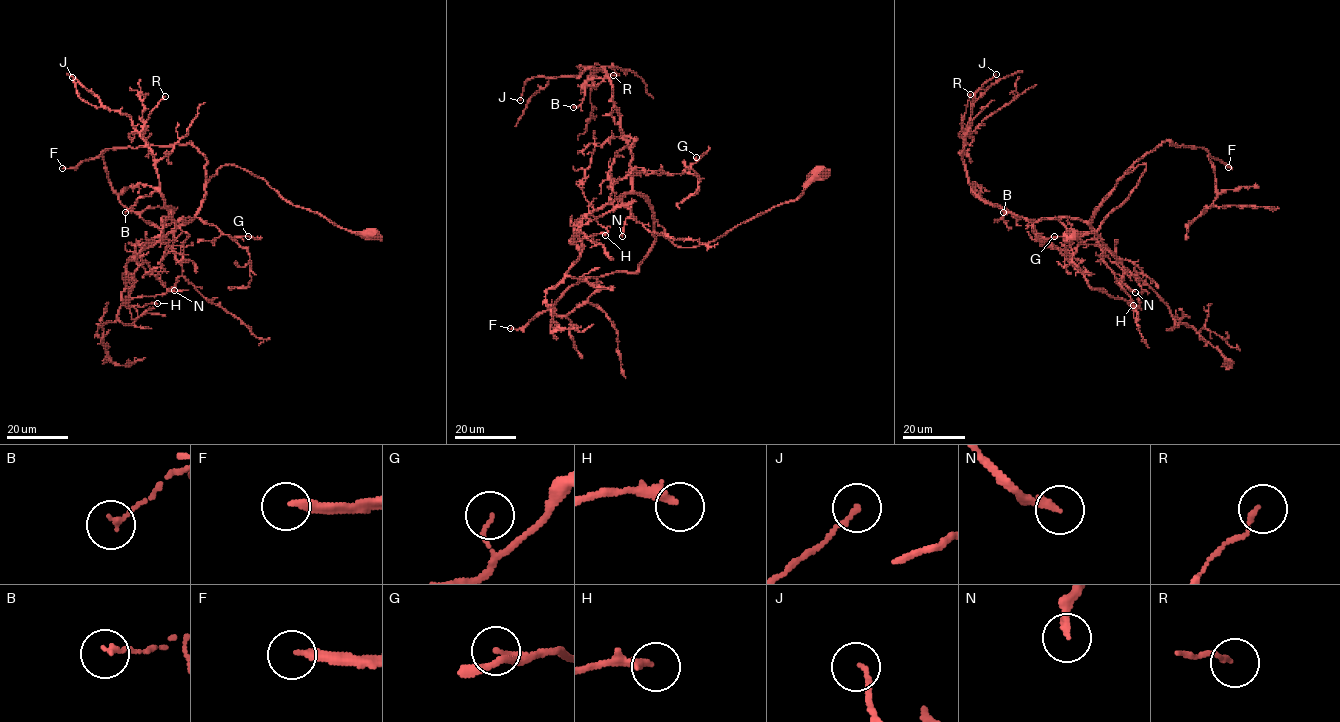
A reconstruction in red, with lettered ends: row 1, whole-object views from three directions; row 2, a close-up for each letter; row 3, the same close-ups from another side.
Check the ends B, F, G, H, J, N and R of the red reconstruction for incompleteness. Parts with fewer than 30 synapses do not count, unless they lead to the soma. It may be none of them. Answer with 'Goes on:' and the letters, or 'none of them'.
Goes on: F

